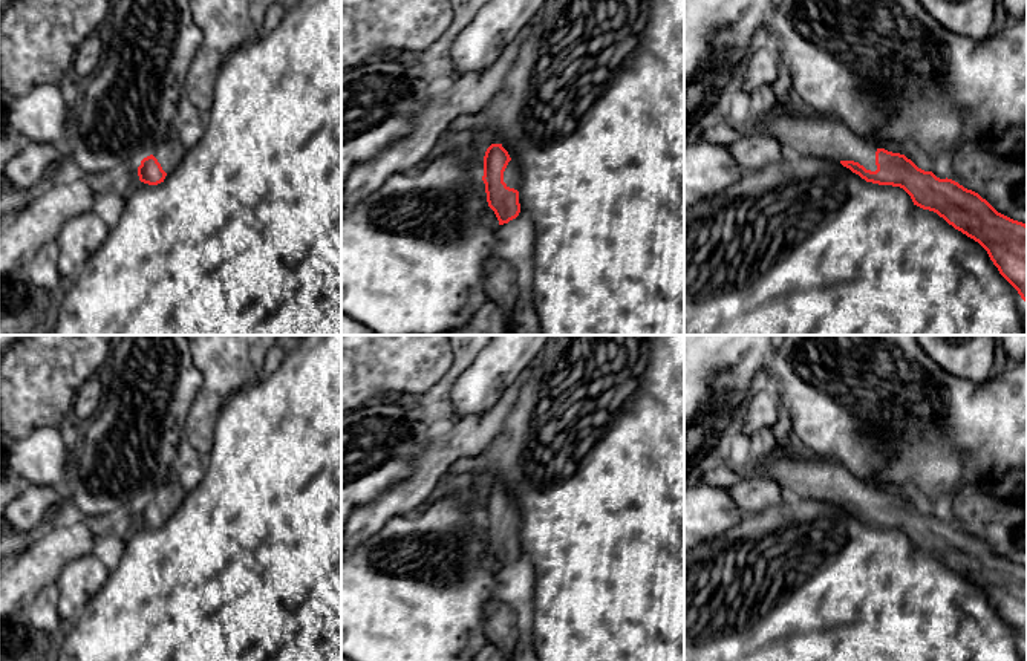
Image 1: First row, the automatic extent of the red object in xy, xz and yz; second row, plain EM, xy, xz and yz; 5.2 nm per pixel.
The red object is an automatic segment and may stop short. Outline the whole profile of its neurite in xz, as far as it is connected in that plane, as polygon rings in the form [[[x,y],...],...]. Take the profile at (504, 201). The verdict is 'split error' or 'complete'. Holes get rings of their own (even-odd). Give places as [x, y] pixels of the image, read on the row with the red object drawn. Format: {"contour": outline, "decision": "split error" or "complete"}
{"contour": [[[491,144],[484,156],[487,202],[494,211],[499,225],[508,223],[520,213],[519,185],[520,168],[502,144]]], "decision": "split error"}

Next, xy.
{"contour": [[[171,133],[150,156],[141,161],[138,167],[139,181],[148,185],[164,182],[165,176],[181,162],[185,153],[184,144]]], "decision": "split error"}

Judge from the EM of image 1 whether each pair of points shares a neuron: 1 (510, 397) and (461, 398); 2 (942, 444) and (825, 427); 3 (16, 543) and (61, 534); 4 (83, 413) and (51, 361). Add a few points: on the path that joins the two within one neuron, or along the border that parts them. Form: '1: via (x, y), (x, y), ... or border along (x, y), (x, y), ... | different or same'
1: border along (521, 374), (492, 406), (470, 416) | different
2: via (912, 444), (882, 444), (865, 427), (854, 427) | same
3: border along (40, 531), (16, 557) | different
4: border along (98, 374), (92, 375), (77, 392), (71, 420) | different

